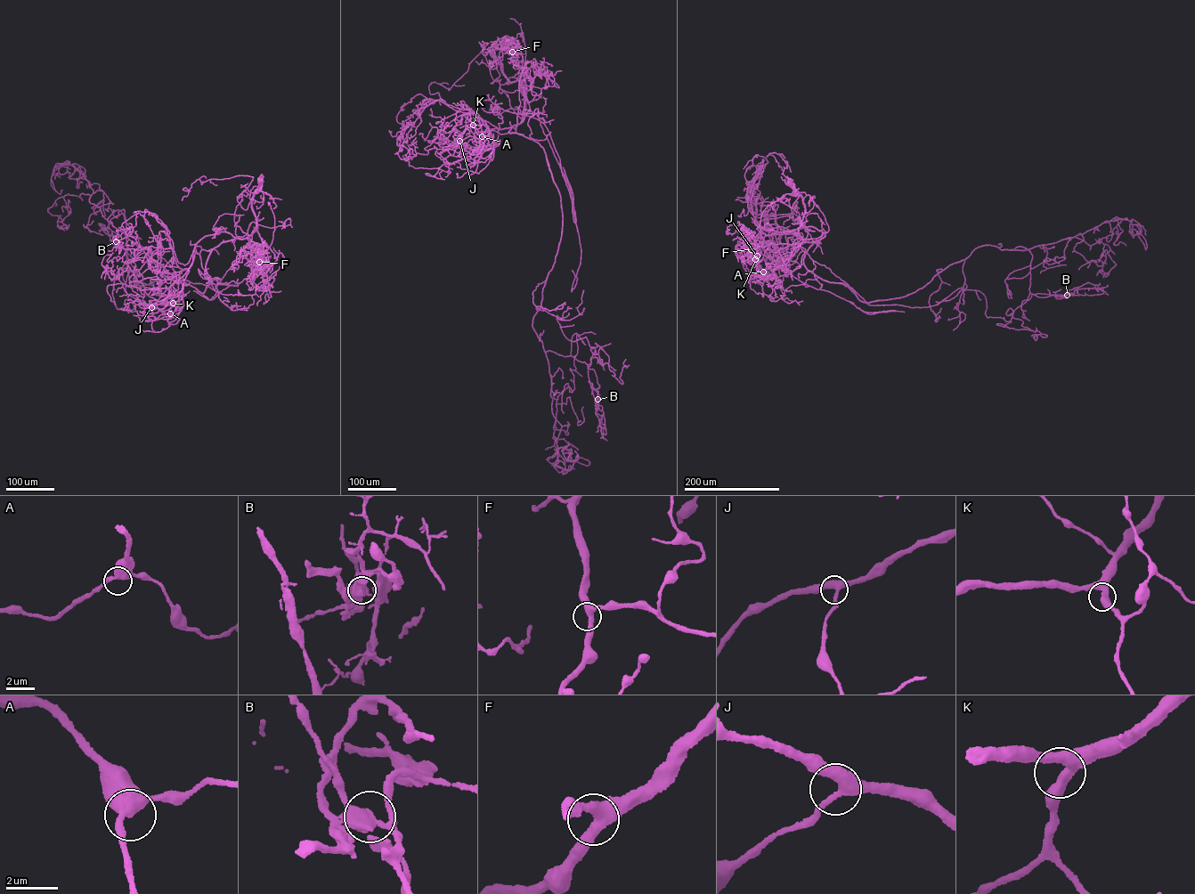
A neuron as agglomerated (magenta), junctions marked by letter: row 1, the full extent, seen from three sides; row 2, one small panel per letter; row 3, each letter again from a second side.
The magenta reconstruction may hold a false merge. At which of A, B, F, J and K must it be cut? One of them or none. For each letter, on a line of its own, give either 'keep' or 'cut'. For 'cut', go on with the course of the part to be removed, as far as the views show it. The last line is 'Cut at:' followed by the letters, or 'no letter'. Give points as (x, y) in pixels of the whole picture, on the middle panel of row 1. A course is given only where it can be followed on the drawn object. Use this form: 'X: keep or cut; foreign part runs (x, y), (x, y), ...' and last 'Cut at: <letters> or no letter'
A: keep
B: cut
F: keep
J: keep
K: keep
Cut at: B

